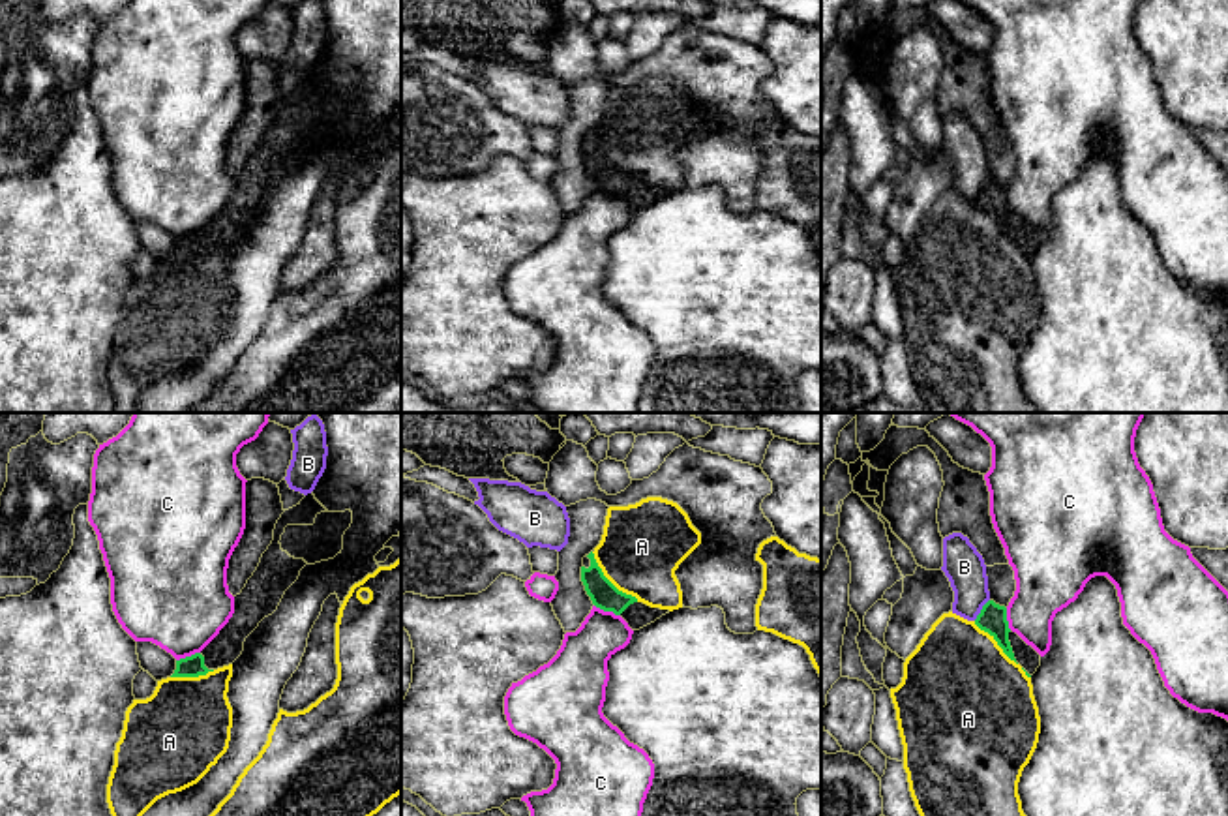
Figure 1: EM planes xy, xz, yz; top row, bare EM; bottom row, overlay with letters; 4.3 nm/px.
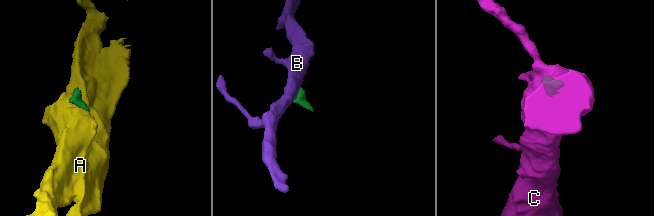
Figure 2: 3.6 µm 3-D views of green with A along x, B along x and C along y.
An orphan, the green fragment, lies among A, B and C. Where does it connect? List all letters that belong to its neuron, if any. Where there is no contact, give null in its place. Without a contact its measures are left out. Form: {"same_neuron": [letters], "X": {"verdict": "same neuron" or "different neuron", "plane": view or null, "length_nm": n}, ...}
{"same_neuron": [], "A": {"verdict": "different neuron", "plane": "xz", "length_nm": 300}, "B": {"verdict": "different neuron", "plane": "yz", "length_nm": 120}, "C": {"verdict": "different neuron", "plane": "xz", "length_nm": 120}}

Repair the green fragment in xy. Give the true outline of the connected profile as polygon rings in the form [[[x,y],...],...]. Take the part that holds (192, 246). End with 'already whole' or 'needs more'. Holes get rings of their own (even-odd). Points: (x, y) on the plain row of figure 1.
[[[313,73],[285,90],[257,150],[234,176],[229,203],[201,233],[176,240],[171,257],[199,257],[232,244],[242,234],[246,218],[277,189],[300,150],[341,133],[343,114],[351,103],[351,90],[328,92]]]; needs more

